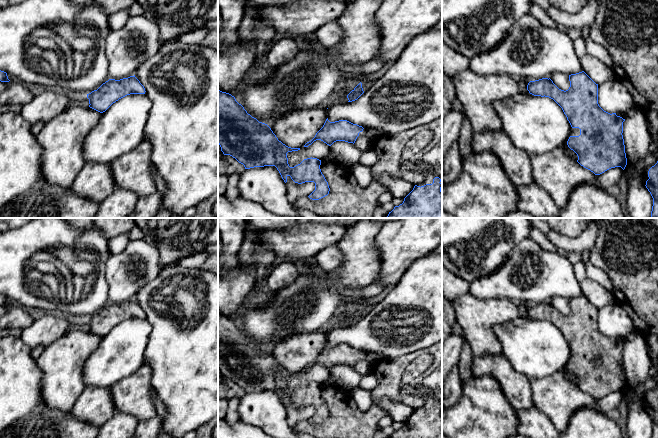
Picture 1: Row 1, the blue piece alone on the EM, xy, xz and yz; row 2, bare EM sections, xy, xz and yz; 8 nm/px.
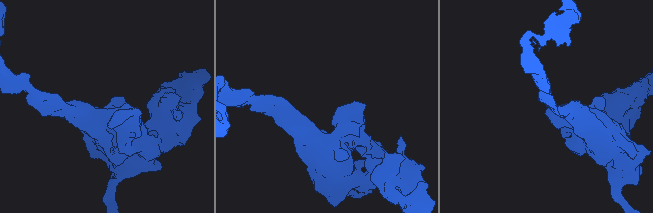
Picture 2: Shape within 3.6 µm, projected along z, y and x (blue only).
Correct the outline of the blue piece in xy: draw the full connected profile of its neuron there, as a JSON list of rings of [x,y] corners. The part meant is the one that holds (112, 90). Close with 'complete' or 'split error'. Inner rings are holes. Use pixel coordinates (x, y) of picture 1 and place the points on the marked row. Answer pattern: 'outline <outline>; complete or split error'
outline [[[134,76],[120,80],[109,79],[97,90],[87,94],[89,107],[103,113],[113,103],[130,94],[145,94],[145,88]]]; complete

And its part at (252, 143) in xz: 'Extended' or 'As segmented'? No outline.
As segmented

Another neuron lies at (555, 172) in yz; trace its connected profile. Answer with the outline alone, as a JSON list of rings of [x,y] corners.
[[[561,147],[551,152],[531,156],[531,166],[534,182],[549,193],[551,199],[560,209],[566,207],[569,196],[578,185],[597,186],[596,175],[569,158]]]

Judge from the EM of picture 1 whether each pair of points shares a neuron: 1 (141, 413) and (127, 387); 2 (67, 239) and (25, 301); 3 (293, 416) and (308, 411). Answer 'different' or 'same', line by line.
1: same
2: same
3: same

